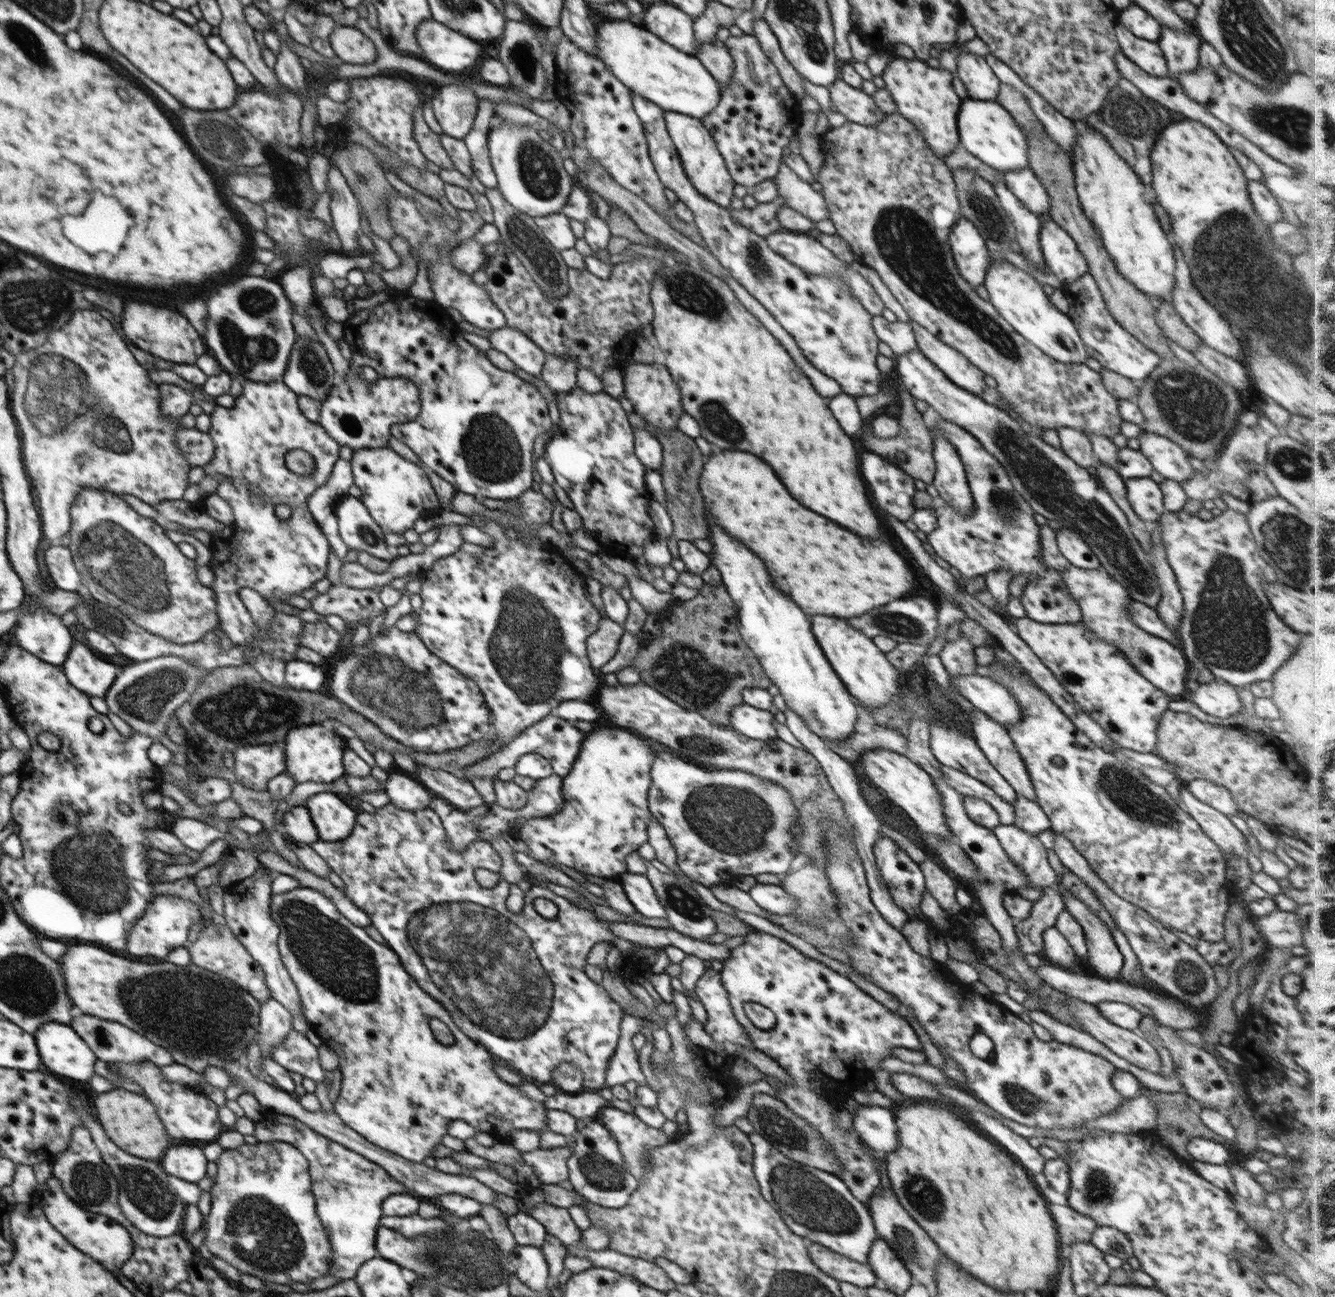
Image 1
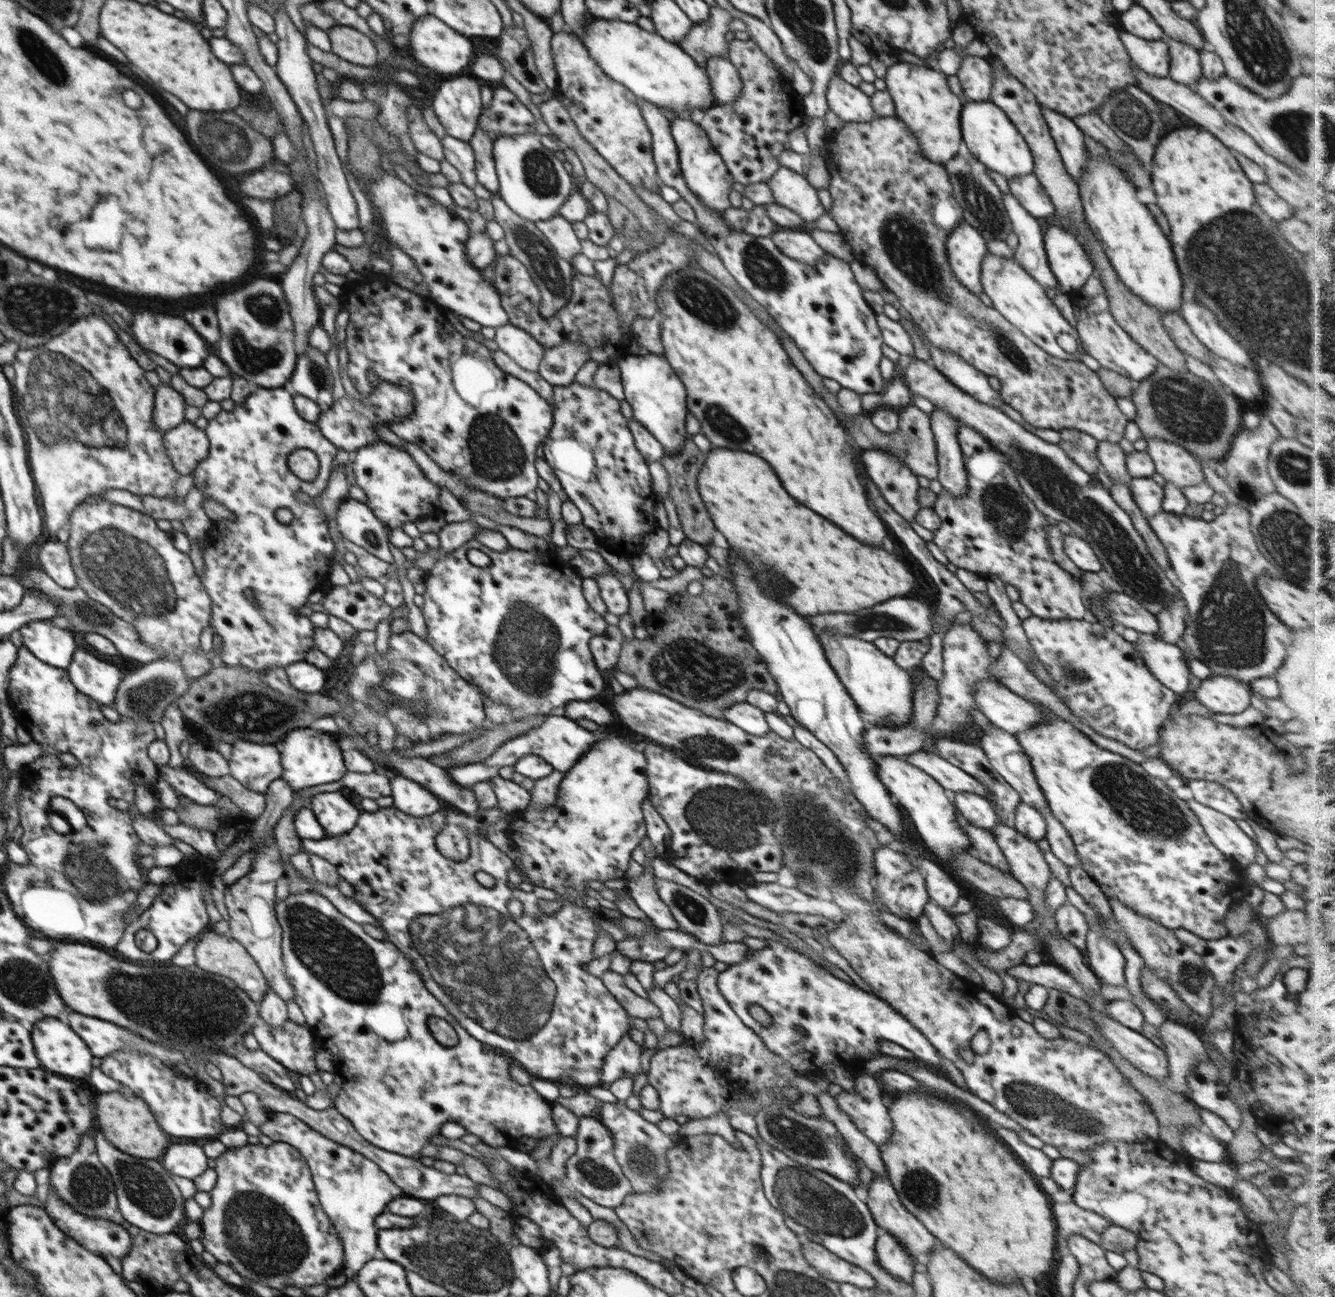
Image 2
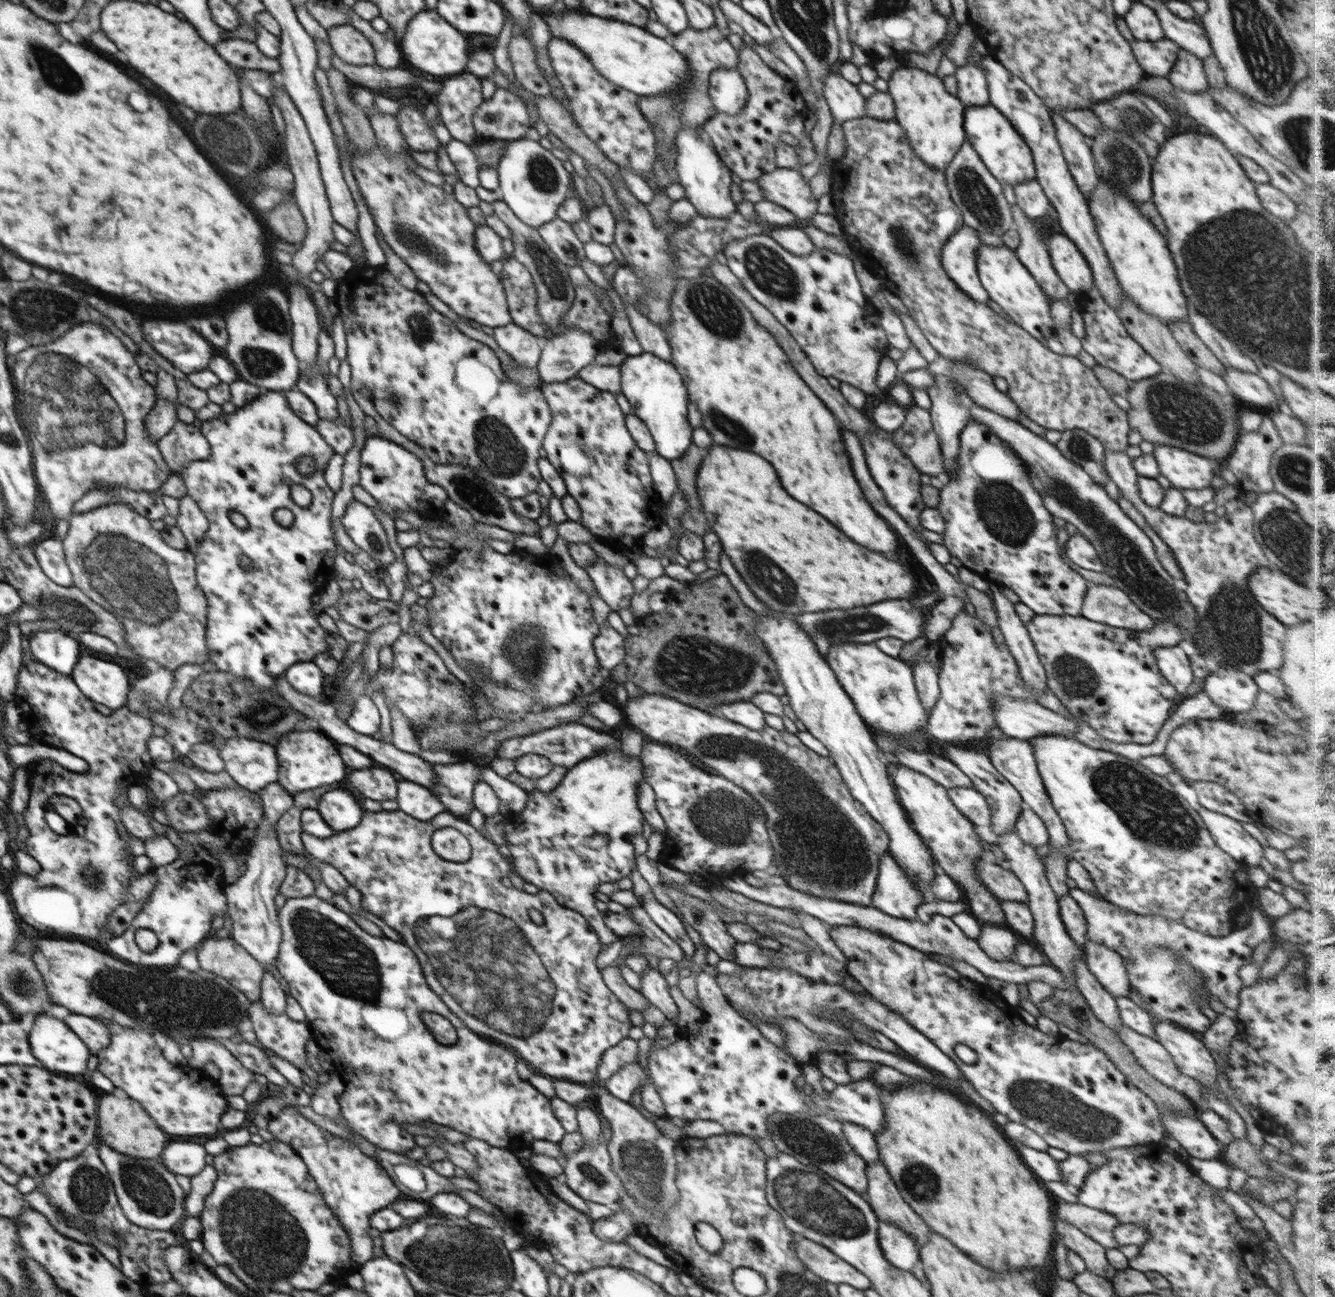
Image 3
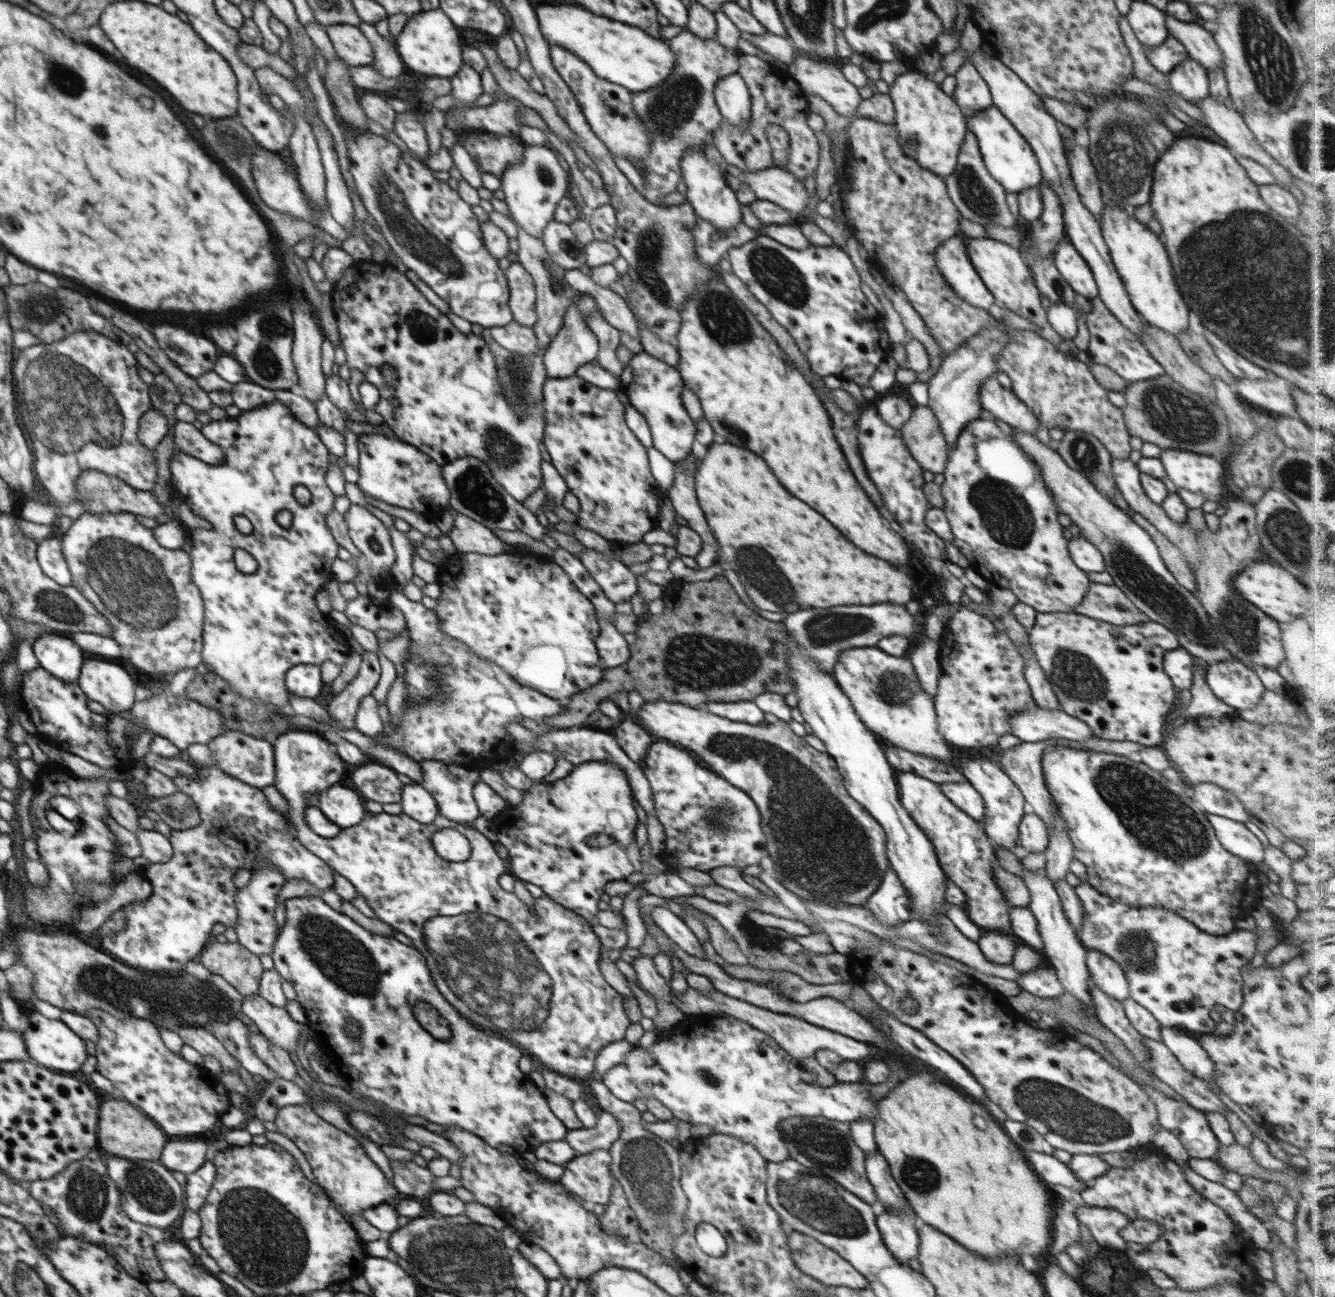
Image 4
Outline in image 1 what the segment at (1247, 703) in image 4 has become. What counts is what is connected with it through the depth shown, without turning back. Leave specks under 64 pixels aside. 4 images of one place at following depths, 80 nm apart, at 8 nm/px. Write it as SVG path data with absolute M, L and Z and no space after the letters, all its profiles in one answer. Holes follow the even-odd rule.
M1215 678L1208 684L1196 686L1190 693L1191 701L1206 714L1220 718L1236 715L1245 701L1238 696L1239 687Z

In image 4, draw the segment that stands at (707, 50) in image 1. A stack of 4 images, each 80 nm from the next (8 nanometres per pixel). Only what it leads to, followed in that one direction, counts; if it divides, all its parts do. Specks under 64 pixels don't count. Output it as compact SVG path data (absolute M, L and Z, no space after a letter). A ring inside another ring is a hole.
M737 73L718 81L714 87L714 100L724 121L738 130L749 127L751 97L744 80Z

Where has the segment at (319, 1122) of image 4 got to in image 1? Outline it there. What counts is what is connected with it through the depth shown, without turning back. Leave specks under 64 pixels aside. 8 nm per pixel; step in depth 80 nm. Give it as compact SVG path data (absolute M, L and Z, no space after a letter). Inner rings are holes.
M284 1116L282 1124L260 1120L255 1125L254 1137L258 1142L268 1143L278 1140L293 1144L308 1159L312 1179L311 1191L316 1201L316 1210L332 1243L333 1263L329 1268L329 1274L326 1275L336 1276L342 1280L354 1279L362 1264L376 1256L377 1228L383 1215L381 1204L392 1194L408 1193L407 1188L394 1180L378 1163L314 1132L294 1117Z

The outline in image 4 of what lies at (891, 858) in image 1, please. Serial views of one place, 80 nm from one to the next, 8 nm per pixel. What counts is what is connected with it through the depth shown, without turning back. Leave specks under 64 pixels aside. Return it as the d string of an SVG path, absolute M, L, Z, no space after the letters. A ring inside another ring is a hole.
M891 867L887 869L878 890L870 896L865 906L882 924L895 926L911 920L911 904L901 880Z

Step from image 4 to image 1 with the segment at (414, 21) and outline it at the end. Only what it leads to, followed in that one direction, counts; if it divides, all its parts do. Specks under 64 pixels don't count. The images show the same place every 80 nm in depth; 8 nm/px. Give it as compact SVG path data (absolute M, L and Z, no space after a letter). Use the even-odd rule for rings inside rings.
M436 19L422 21L417 30L418 44L424 53L422 60L435 68L460 72L475 69L474 64L481 62L482 46L478 41L446 28Z

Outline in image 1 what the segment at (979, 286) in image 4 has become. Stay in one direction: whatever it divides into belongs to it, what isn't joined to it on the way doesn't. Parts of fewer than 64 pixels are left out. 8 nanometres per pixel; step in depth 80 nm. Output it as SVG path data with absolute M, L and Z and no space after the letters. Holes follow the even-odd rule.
M962 215L950 231L949 245L962 278L972 288L978 288L992 260L981 232Z

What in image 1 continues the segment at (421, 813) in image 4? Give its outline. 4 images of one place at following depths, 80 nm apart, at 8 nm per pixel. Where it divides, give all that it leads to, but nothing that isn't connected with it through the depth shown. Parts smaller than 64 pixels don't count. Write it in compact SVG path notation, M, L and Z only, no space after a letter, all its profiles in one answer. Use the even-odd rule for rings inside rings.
M392 773L386 780L385 790L390 803L402 810L417 812L428 809L432 794L409 774Z

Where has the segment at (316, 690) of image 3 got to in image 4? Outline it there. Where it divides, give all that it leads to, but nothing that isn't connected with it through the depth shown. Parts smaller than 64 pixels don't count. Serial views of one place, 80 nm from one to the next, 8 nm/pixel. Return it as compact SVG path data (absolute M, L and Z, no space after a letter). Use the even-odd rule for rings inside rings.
M298 664L285 674L285 685L291 694L313 699L324 685L321 668L314 664Z

